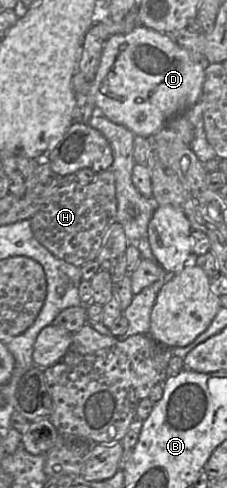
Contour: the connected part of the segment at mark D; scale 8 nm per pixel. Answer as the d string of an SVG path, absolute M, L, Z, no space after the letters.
M142 25L104 42L91 95L101 116L122 125L135 135L149 137L168 121L185 113L201 98L205 66L194 61L171 35Z

